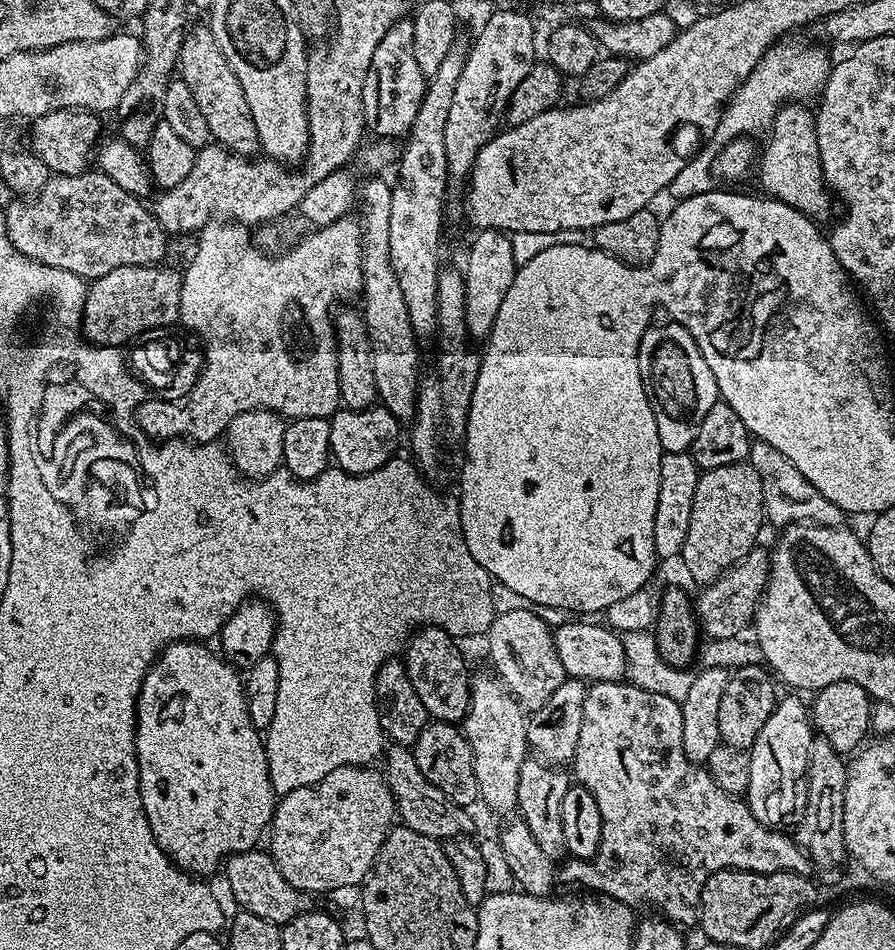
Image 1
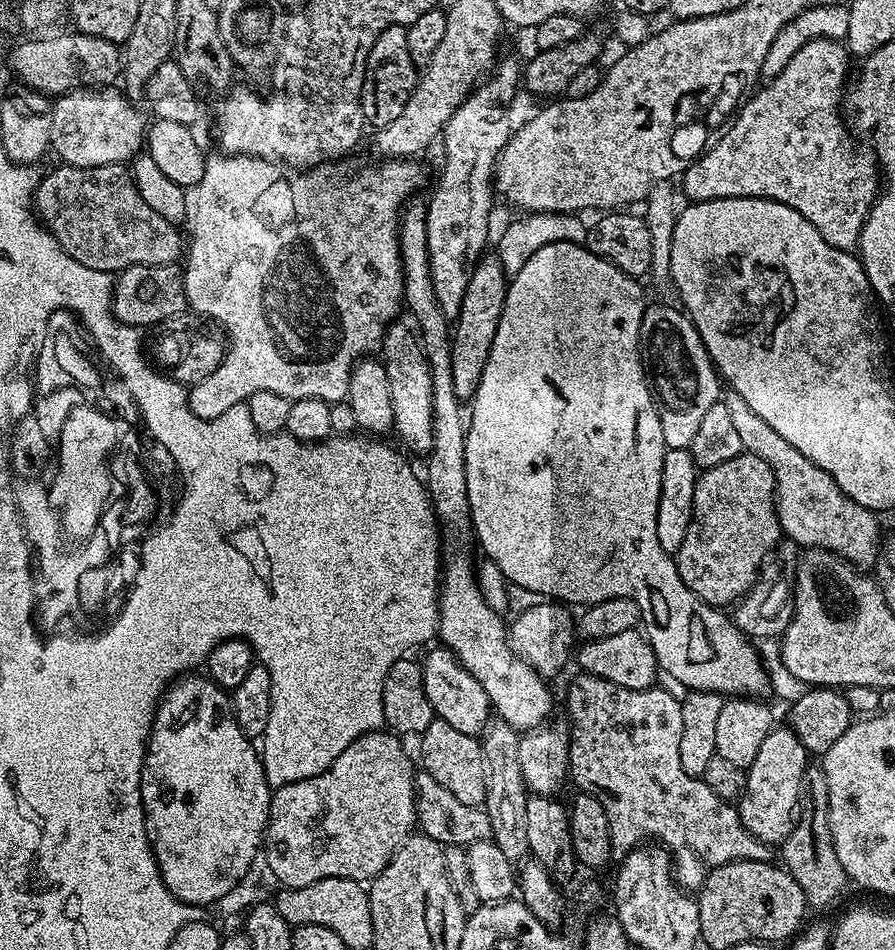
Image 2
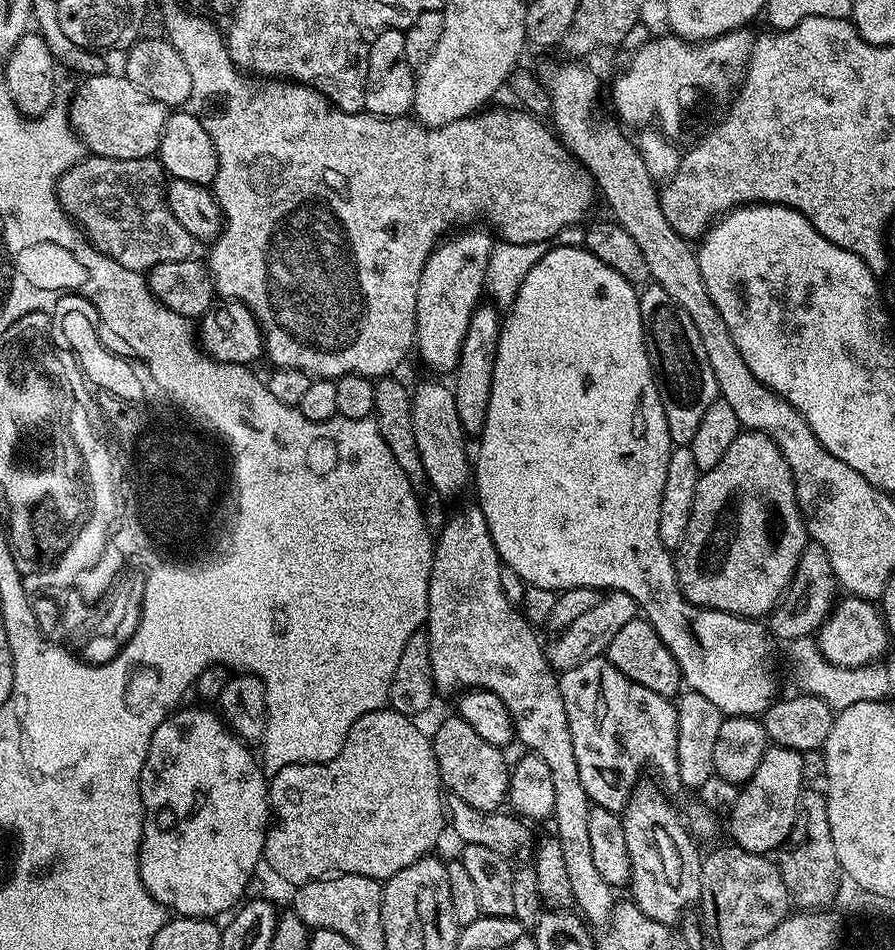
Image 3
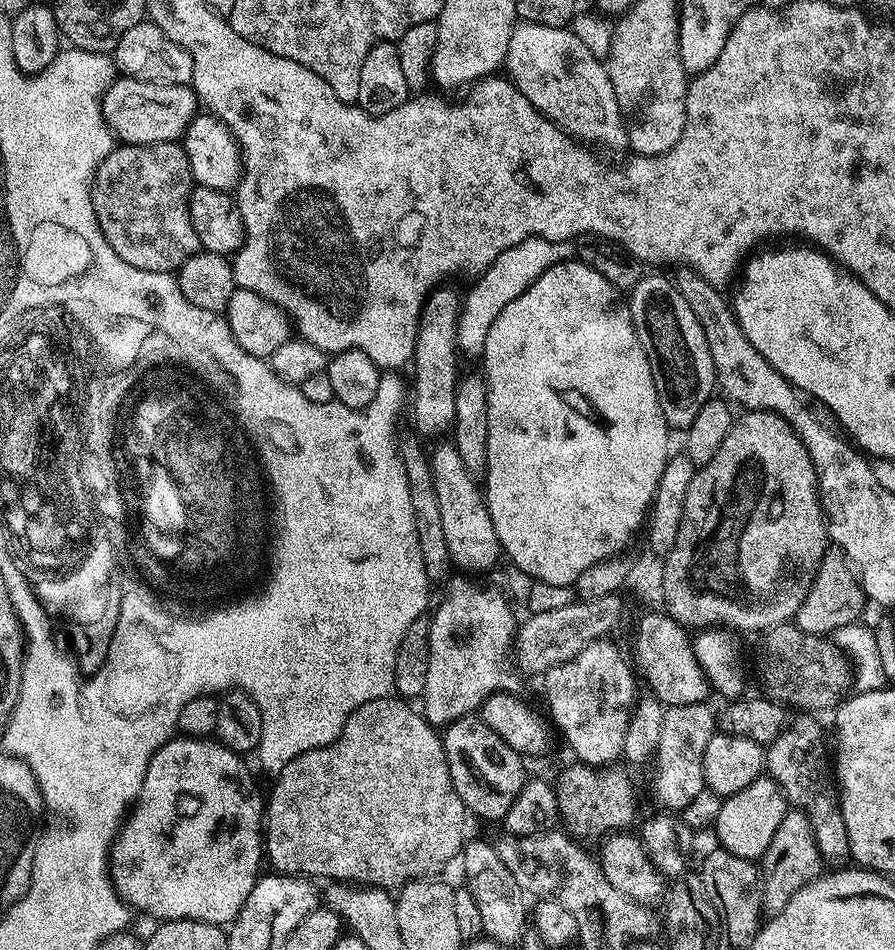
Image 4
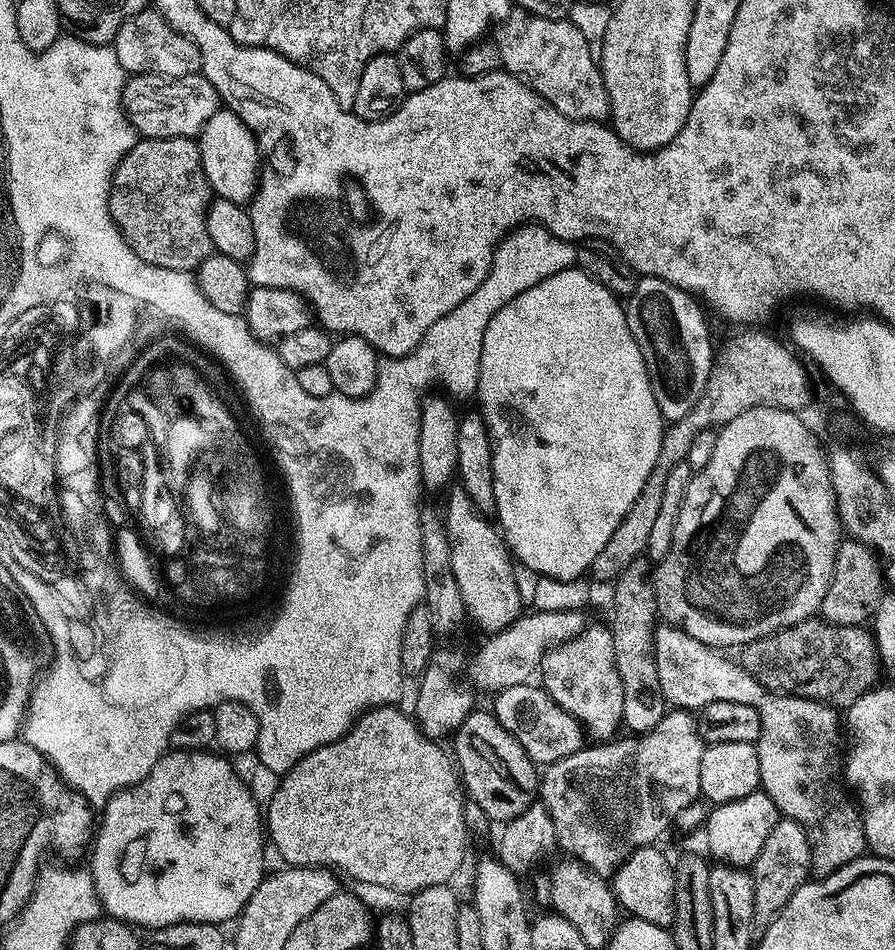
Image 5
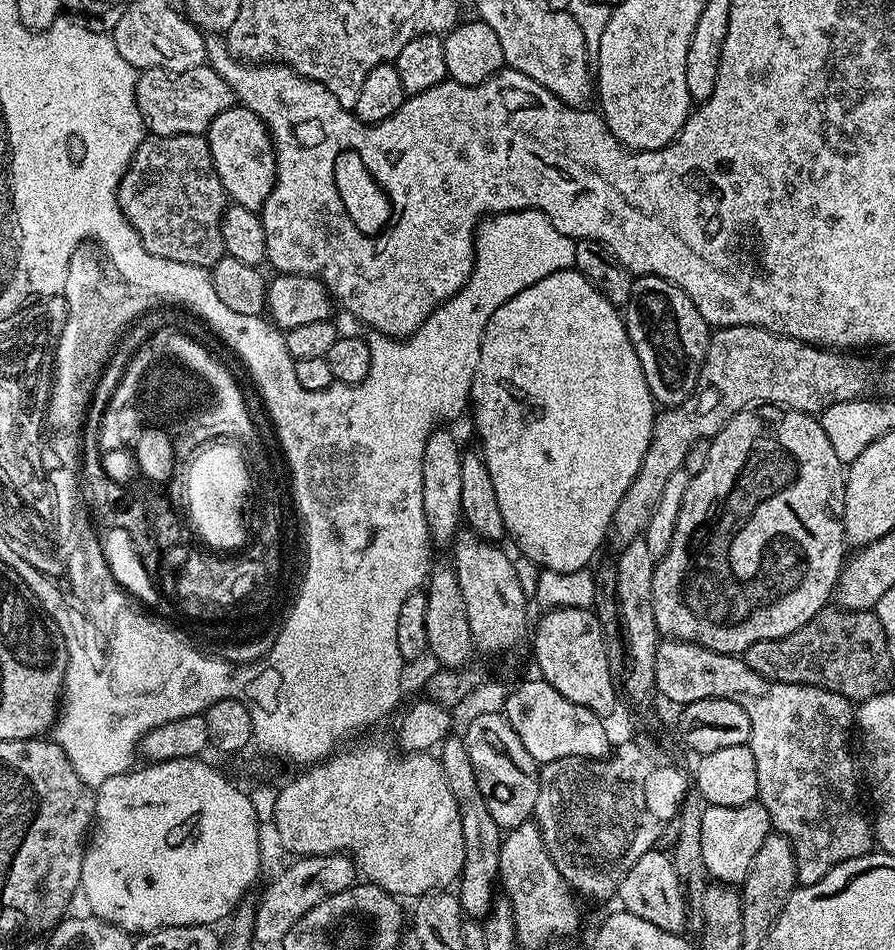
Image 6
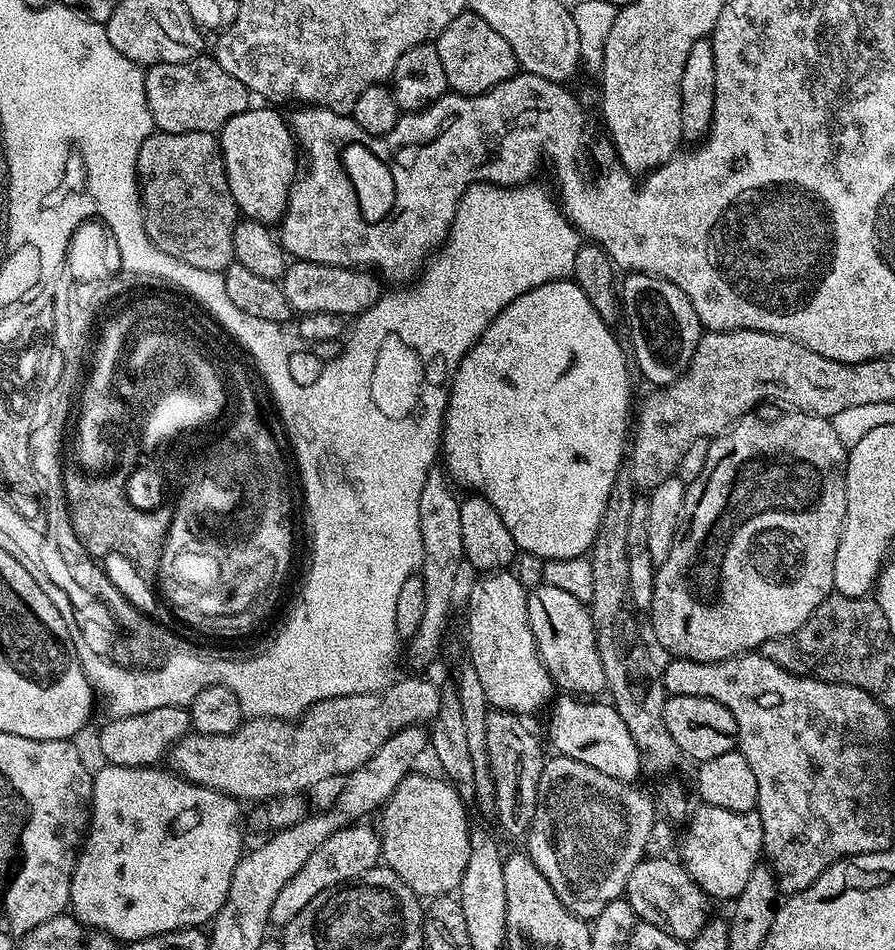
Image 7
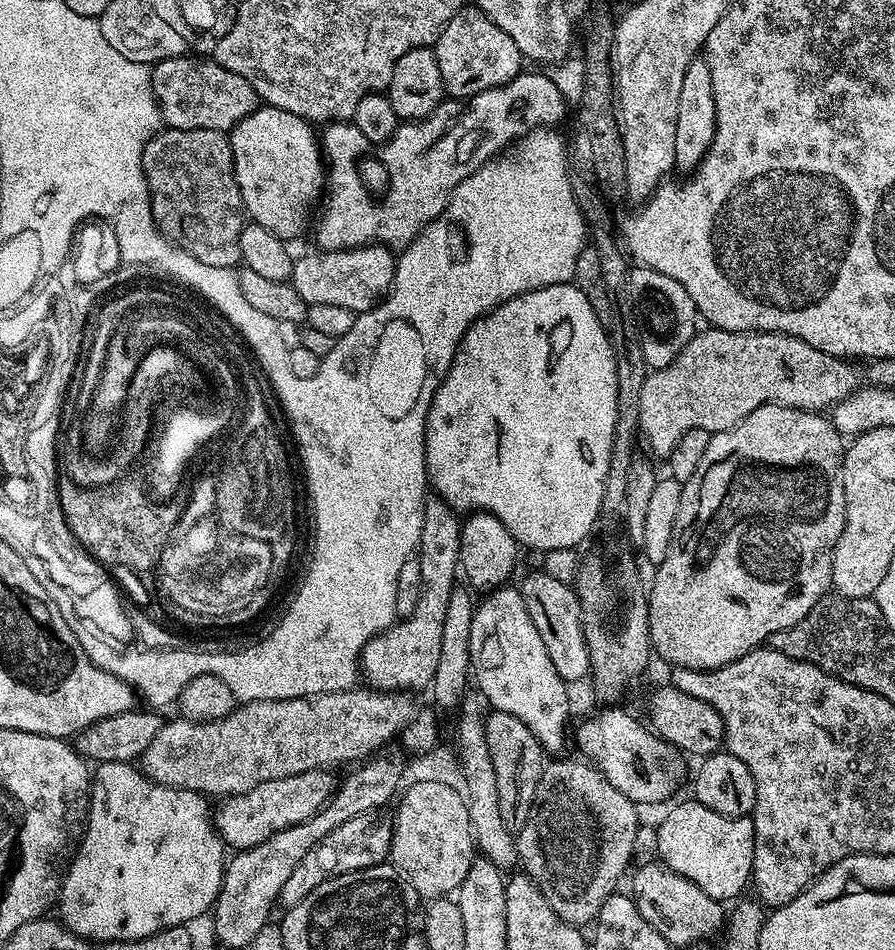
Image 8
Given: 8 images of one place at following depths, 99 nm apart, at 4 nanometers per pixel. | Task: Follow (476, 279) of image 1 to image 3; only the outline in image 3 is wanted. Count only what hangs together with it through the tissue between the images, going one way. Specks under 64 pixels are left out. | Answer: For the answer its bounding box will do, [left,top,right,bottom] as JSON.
[450,302,501,434]

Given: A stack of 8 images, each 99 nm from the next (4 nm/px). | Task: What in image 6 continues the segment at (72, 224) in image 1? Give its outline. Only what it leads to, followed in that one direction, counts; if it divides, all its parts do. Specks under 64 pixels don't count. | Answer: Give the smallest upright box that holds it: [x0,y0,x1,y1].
[116,135,230,269]

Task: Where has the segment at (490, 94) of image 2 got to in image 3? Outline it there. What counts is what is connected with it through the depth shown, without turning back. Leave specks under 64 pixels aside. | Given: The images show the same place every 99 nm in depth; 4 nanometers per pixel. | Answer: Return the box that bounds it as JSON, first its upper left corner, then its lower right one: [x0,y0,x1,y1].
[414,226,494,374]

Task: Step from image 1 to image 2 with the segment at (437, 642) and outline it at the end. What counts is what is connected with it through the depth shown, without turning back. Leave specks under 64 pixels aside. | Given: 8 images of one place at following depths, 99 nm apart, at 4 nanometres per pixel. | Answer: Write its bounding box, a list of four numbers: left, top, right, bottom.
[422,646,494,737]

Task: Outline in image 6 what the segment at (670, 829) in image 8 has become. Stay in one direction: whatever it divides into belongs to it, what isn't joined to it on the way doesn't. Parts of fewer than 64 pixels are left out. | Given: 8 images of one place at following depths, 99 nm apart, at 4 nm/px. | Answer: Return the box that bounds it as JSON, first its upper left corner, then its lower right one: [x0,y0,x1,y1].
[701,802,772,885]

